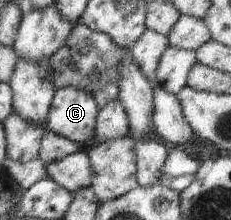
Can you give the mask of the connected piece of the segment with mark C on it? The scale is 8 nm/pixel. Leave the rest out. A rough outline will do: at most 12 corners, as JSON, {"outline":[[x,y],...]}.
{"outline":[[54,91],[45,128],[87,148],[98,111],[91,92]]}

